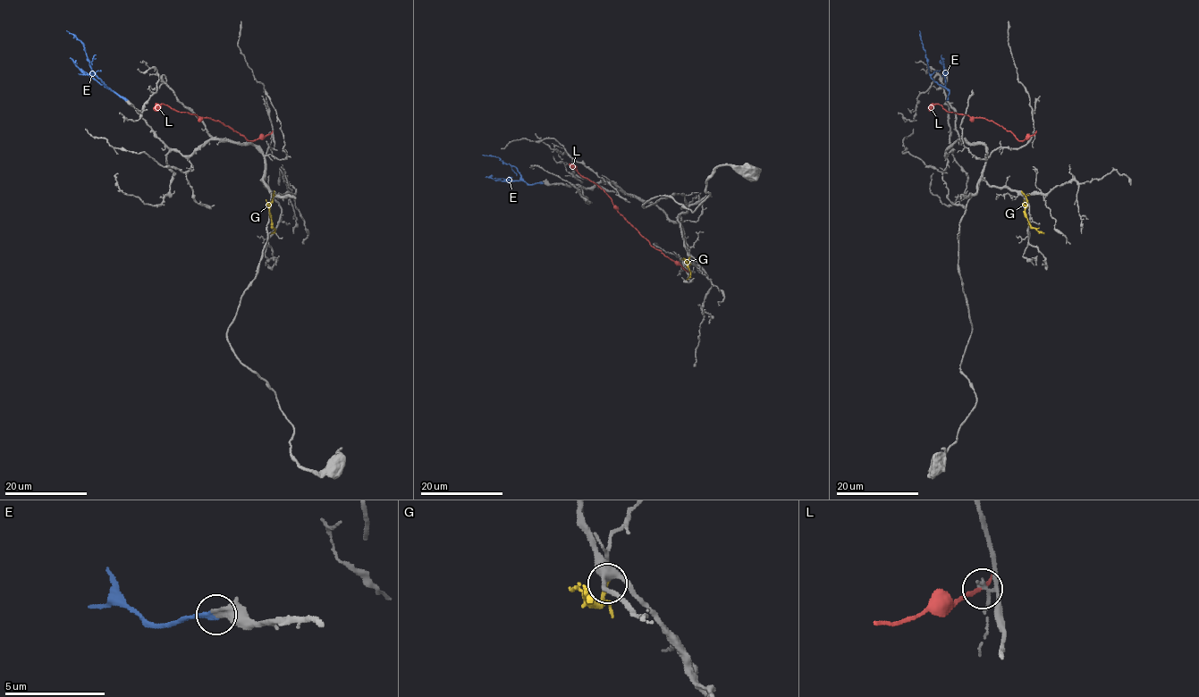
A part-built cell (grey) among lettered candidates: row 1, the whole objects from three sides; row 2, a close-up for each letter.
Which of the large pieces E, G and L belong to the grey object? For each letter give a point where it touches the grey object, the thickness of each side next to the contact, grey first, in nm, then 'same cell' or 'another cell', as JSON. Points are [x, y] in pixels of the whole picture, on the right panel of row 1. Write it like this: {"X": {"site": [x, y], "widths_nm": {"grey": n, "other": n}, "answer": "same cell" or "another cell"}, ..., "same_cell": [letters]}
{"E": {"site": [947, 99], "widths_nm": {"grey": 420, "other": 360}, "answer": "same cell"}, "G": {"site": [1022, 193], "widths_nm": {"grey": 420, "other": 280}, "answer": "another cell"}, "L": {"site": [1034, 134], "widths_nm": {"grey": 160, "other": 240}, "answer": "another cell"}, "same_cell": ["E"]}

